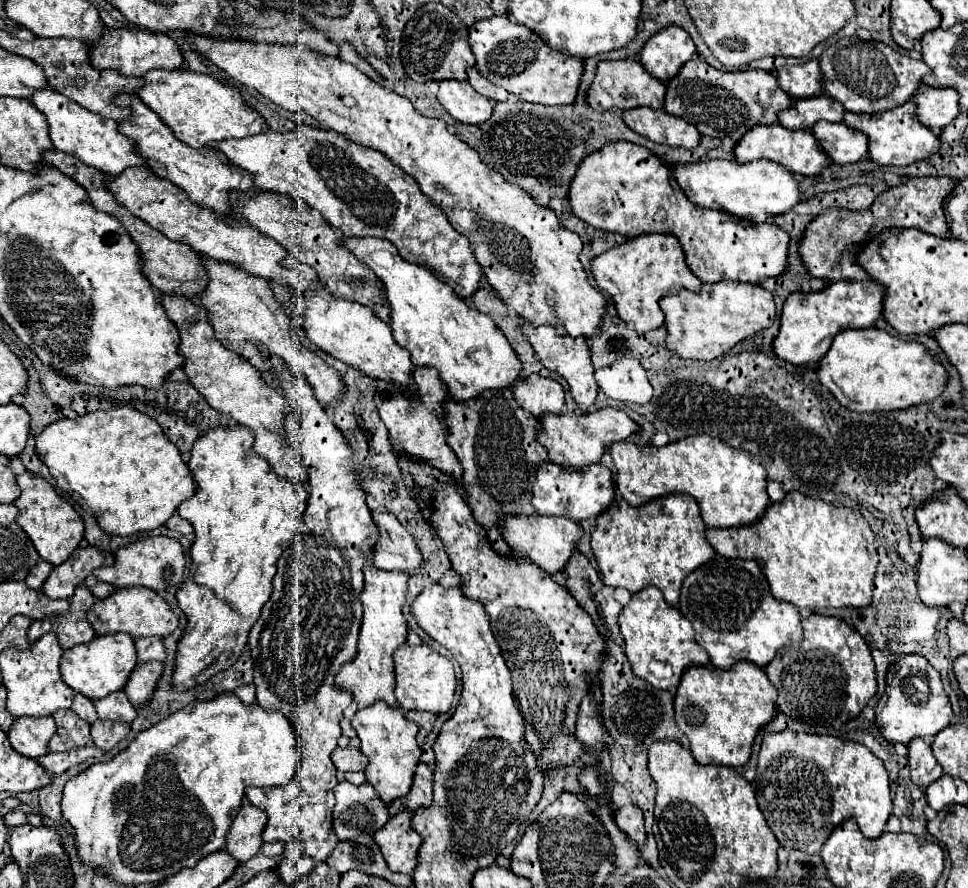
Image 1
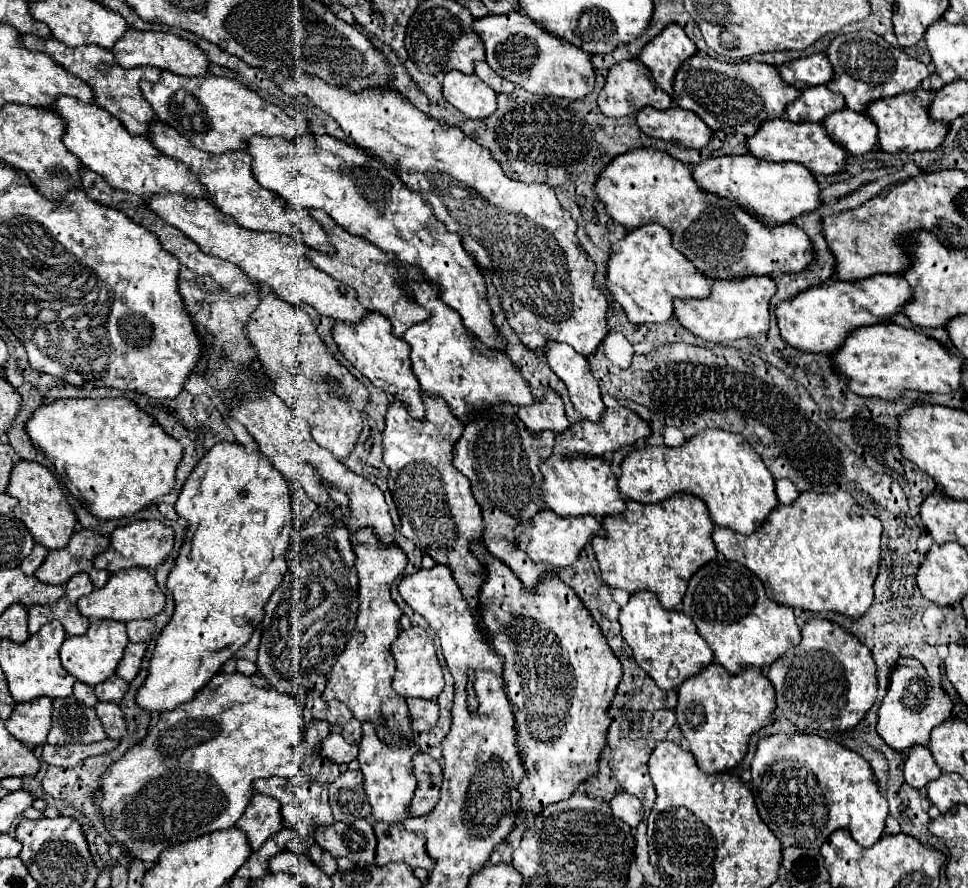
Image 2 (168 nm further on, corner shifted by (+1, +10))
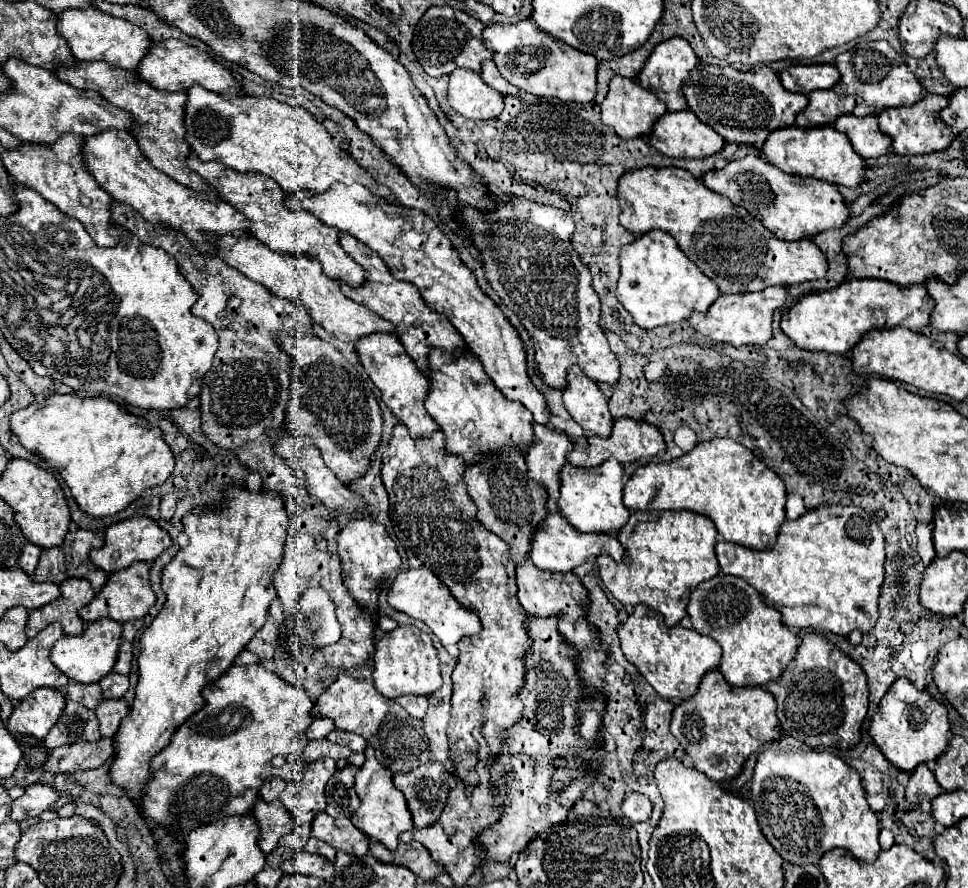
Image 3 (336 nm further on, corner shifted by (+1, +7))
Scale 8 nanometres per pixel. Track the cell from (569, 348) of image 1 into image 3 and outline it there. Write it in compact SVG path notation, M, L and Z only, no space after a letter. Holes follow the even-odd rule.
M580 368L568 370L568 388L564 388L564 406L570 416L584 428L588 436L608 438L612 434L614 418L608 410L606 398L594 380L588 380Z

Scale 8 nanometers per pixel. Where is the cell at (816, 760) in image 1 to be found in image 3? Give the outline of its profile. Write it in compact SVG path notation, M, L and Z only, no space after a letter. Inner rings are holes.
M768 748L758 756L750 792L762 834L772 844L772 848L784 858L784 862L818 864L818 860L832 848L844 848L862 862L874 862L880 854L880 820L868 808L862 778L854 768L850 768L844 760L836 758L834 754L816 750L804 752L788 748Z

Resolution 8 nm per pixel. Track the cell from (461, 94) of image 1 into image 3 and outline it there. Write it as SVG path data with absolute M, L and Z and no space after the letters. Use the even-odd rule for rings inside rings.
M454 70L448 82L448 102L450 106L472 120L490 120L500 116L504 110L502 94L484 84L478 72Z

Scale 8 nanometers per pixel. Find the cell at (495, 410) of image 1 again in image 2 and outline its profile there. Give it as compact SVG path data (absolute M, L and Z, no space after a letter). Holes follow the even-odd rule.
M494 405L492 409L484 409L482 415L472 417L472 423L464 425L464 433L454 445L454 467L470 479L472 493L482 507L482 539L486 549L504 561L526 587L534 587L544 571L558 571L552 565L536 565L518 549L514 539L514 527L544 509L544 501L538 493L538 483L542 481L538 465L552 455L552 447L554 433L532 433L520 421L512 405Z

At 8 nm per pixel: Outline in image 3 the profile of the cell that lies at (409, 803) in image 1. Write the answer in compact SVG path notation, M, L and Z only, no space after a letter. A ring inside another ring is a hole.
M428 762L412 772L394 774L392 782L404 794L416 828L428 828L440 818L440 814L448 802L448 794L450 794L450 774L446 772L446 768L440 762Z

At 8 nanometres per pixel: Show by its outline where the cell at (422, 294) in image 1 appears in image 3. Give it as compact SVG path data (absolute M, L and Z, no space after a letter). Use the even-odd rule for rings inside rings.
M430 350L430 392L426 398L426 410L436 420L446 436L446 452L462 458L466 466L480 462L480 456L492 456L506 448L518 448L522 454L532 446L532 414L520 404L504 400L496 390L480 360L472 352L464 350L460 358L442 350Z

